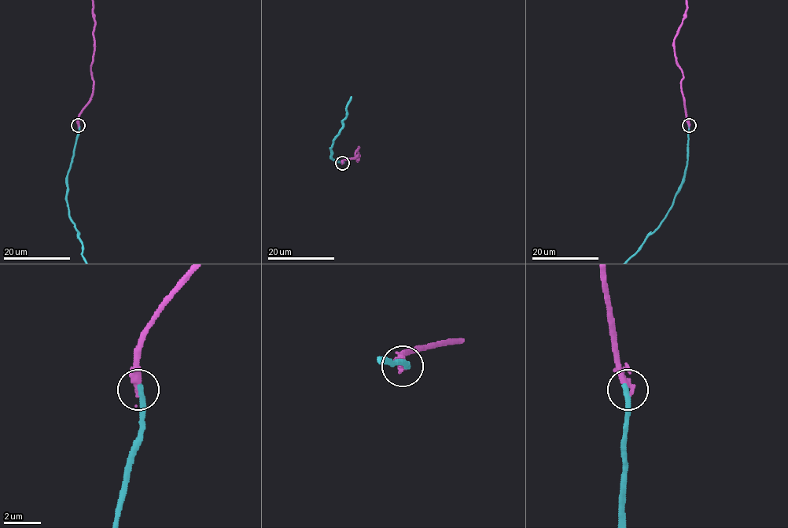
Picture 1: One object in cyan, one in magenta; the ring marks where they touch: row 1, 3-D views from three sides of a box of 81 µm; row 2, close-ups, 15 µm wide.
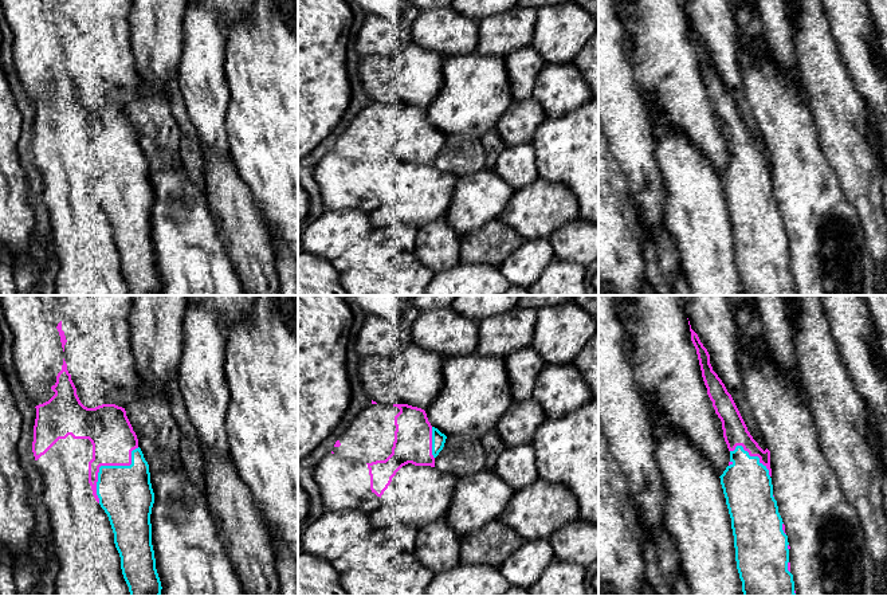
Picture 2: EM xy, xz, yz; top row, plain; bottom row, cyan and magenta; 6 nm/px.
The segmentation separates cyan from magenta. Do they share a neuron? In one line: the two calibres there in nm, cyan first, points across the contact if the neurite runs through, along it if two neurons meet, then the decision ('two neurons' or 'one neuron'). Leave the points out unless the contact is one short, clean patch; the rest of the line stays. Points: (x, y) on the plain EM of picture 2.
calibres 320 and 260 nm; one neuron

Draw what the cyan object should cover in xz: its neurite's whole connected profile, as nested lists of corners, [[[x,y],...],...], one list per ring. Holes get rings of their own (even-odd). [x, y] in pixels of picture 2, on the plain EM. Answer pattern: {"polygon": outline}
{"polygon": [[[393,103],[400,111],[395,115],[395,141],[385,160],[366,162],[370,189],[381,197],[396,172],[405,164],[435,166],[435,157],[443,149],[447,136],[428,121],[424,109],[408,103]]]}

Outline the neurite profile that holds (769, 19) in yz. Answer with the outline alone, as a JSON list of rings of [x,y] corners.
[[[729,0],[734,23],[737,30],[742,34],[742,42],[745,43],[746,51],[755,56],[755,42],[758,38],[764,38],[770,52],[772,62],[778,66],[786,81],[801,89],[801,78],[798,74],[797,54],[793,42],[793,30],[790,26],[790,17],[785,0],[753,0],[754,5],[747,4],[749,0]]]

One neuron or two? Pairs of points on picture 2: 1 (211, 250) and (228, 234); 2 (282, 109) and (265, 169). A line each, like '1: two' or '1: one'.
1: two
2: one

